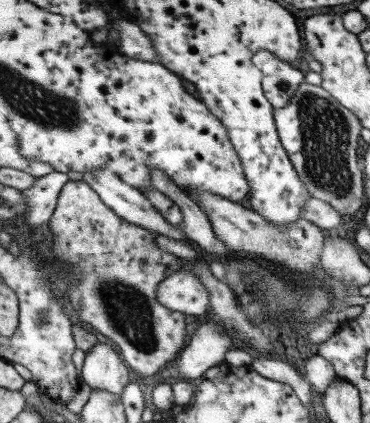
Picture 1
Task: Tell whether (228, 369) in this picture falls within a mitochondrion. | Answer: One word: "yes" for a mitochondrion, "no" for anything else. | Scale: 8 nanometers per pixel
no

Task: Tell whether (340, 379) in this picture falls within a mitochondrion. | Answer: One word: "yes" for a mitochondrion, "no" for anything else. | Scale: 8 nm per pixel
no

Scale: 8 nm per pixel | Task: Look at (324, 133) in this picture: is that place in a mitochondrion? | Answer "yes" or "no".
yes

